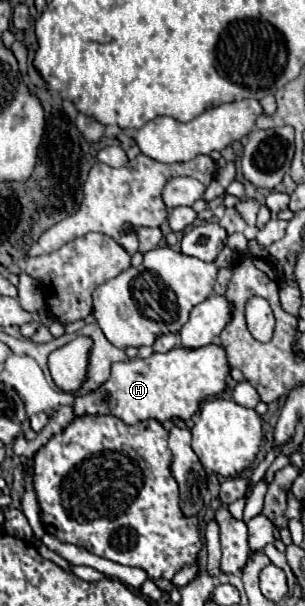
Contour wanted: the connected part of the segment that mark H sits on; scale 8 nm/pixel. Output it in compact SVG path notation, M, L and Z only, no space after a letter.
M205 345L199 349L175 347L167 353L153 353L149 359L131 359L111 365L111 377L93 393L77 395L71 409L81 415L113 415L125 425L137 425L139 421L157 419L159 423L179 417L189 421L199 409L201 399L219 395L225 389L229 375L229 363L225 351L219 345Z

